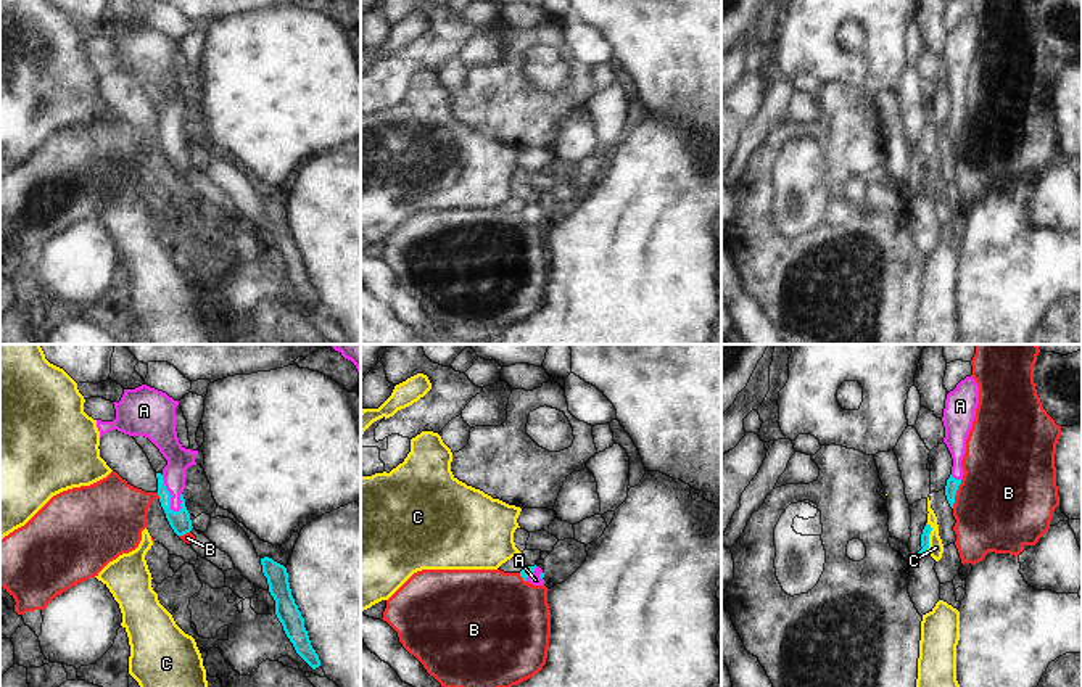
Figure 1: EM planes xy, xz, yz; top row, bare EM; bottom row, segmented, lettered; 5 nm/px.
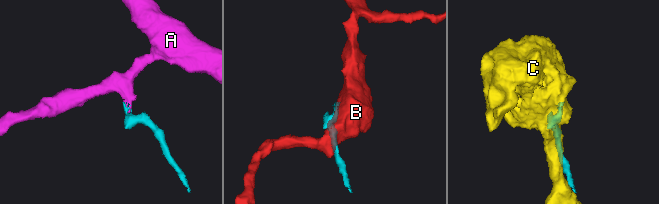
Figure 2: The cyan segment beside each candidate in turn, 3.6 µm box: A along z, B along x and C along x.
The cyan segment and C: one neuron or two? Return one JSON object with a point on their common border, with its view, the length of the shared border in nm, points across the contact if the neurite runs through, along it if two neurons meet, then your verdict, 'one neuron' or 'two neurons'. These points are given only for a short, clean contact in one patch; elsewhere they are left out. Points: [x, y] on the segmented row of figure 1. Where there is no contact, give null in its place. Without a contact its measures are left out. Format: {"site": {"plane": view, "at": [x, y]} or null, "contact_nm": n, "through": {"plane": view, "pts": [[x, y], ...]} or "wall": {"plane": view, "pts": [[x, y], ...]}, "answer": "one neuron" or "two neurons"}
{"site": {"plane": "yz", "at": [928, 538]}, "contact_nm": 150, "wall": {"plane": "yz", "pts": [[929, 523], [931, 533], [926, 552]]}, "answer": "two neurons"}

